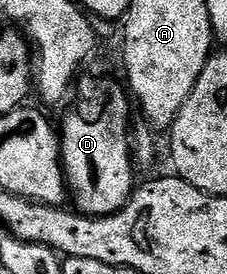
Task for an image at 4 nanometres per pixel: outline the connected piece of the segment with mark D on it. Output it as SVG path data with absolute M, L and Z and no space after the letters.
M81 77L74 86L74 98L76 94L76 103L72 106L72 111L64 118L64 131L59 131L58 137L60 139L60 160L64 163L64 176L68 180L68 189L70 191L71 201L74 203L75 209L79 213L87 214L94 218L104 218L108 214L116 214L123 206L126 205L128 199L132 197L132 191L137 185L136 170L132 167L132 154L134 158L134 142L128 139L128 129L132 126L132 110L134 114L134 106L130 101L130 94L123 85L120 86L112 78L84 78Z

